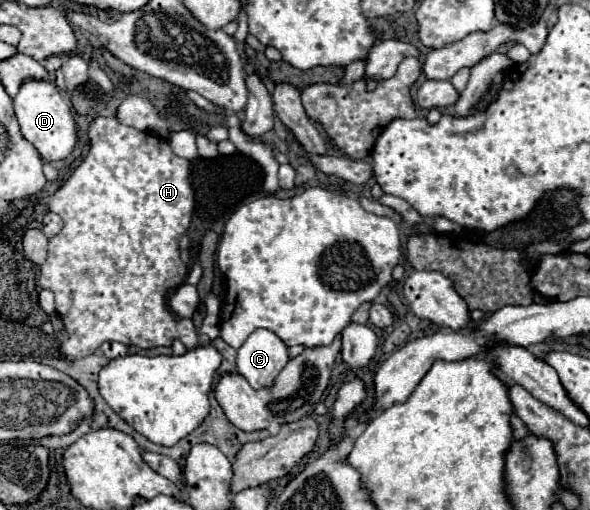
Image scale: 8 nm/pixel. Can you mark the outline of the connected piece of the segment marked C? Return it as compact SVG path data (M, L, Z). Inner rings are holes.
M255 329L237 351L237 371L253 389L271 387L289 361L289 347L269 329Z

